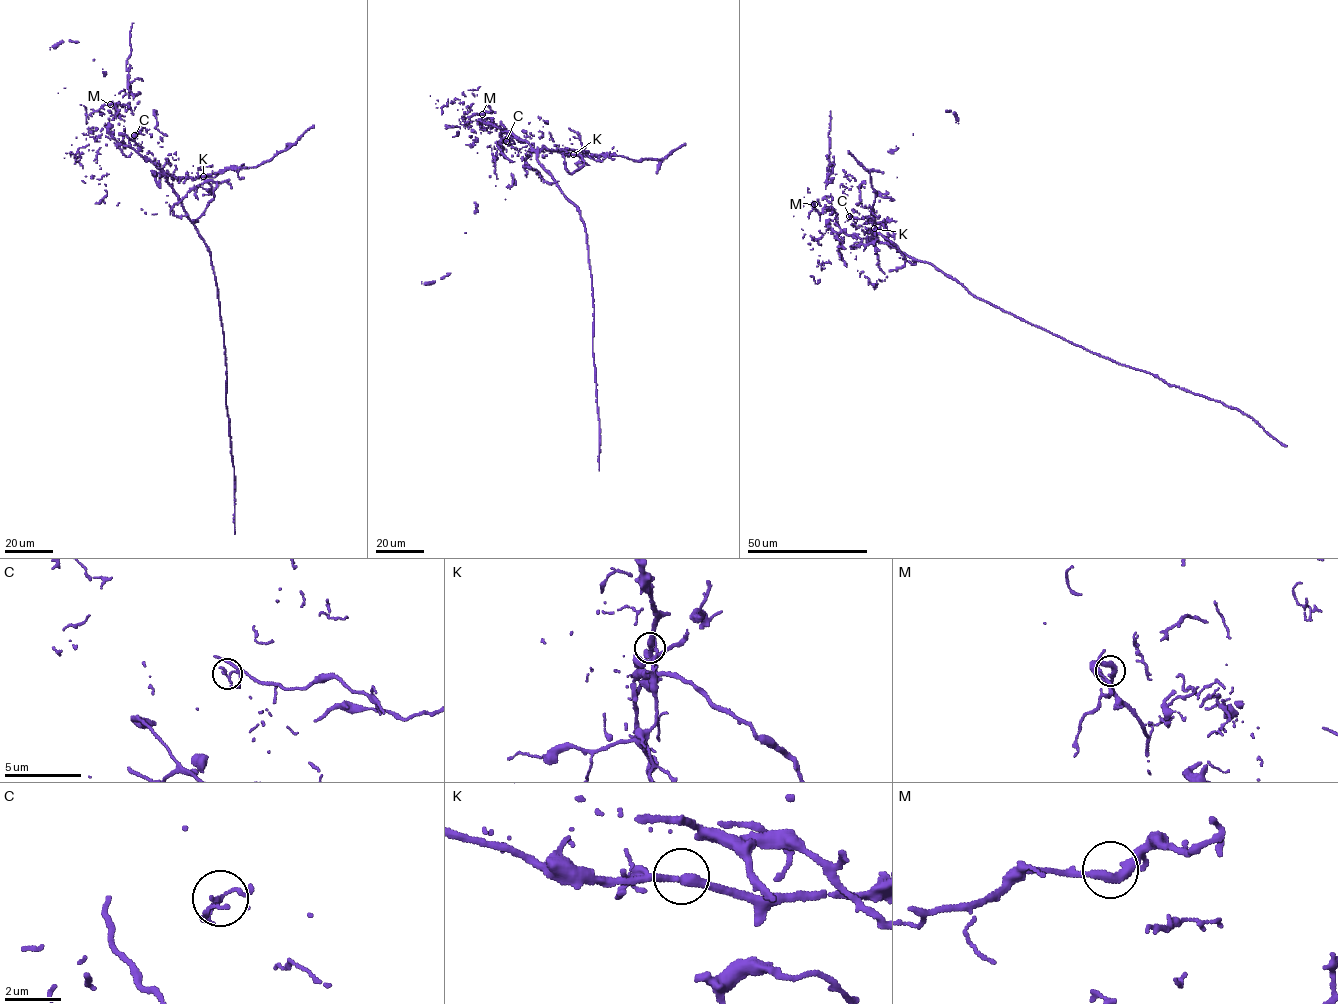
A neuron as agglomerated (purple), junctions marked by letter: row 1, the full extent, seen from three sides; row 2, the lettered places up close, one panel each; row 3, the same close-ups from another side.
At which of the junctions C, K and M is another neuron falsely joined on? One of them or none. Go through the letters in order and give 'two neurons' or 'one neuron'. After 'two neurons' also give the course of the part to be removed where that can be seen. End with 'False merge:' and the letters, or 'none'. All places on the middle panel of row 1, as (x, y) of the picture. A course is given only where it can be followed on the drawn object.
C: one neuron
K: two neurons; foreign part runs (574, 154), (562, 145), (526, 153), (520, 141), (494, 146), (505, 199), (474, 212), (424, 284)
M: one neuron
False merge: K

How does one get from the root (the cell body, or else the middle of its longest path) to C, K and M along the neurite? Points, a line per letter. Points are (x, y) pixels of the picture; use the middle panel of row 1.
C: (552, 177), (539, 163), (537, 151), (528, 142), (500, 128), (506, 141)
K: (552, 177), (538, 161), (538, 151), (545, 149), (574, 154)
M: (552, 177), (539, 163), (537, 151), (528, 142), (480, 120), (481, 127), (488, 127), (486, 118), (482, 114)

